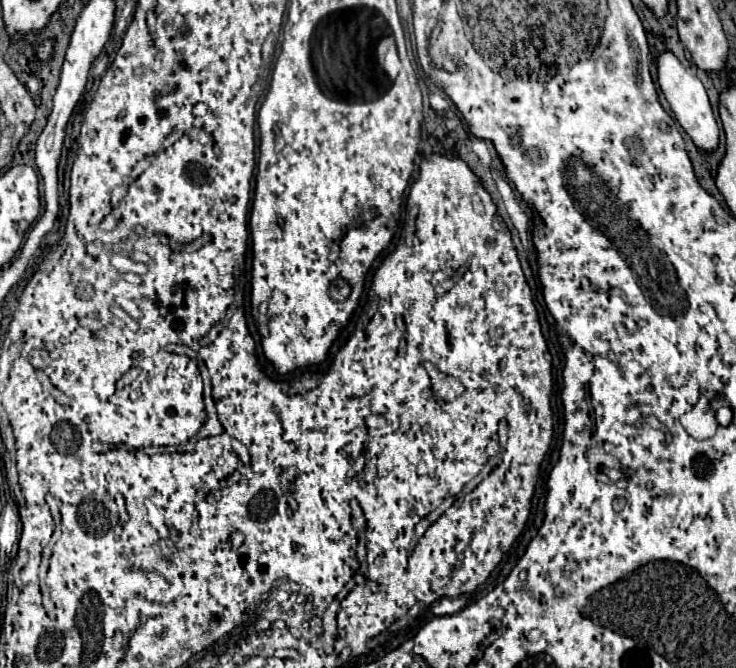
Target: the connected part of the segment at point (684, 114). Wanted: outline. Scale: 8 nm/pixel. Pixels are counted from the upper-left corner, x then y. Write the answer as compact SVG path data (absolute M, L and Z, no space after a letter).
M668 50L658 56L656 66L658 66L658 86L664 94L664 98L668 100L678 124L684 128L684 132L694 140L694 144L700 150L706 150L706 152L714 150L718 146L720 130L714 120L712 106L710 106L710 100L708 100L708 94L706 94L706 88L702 86L702 82Z

